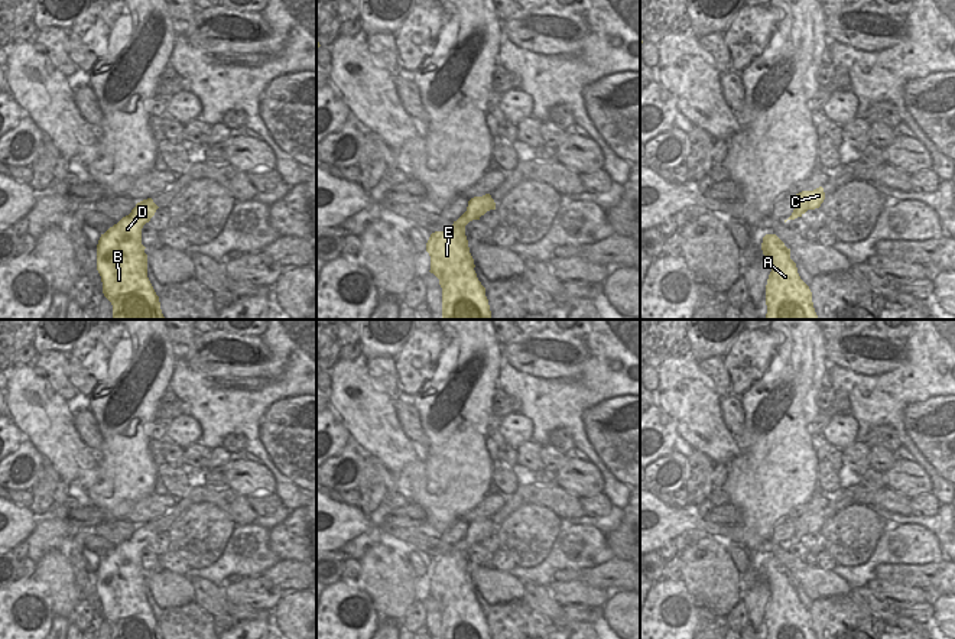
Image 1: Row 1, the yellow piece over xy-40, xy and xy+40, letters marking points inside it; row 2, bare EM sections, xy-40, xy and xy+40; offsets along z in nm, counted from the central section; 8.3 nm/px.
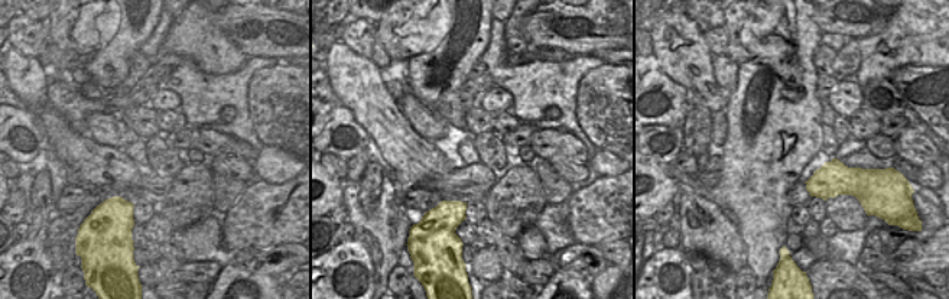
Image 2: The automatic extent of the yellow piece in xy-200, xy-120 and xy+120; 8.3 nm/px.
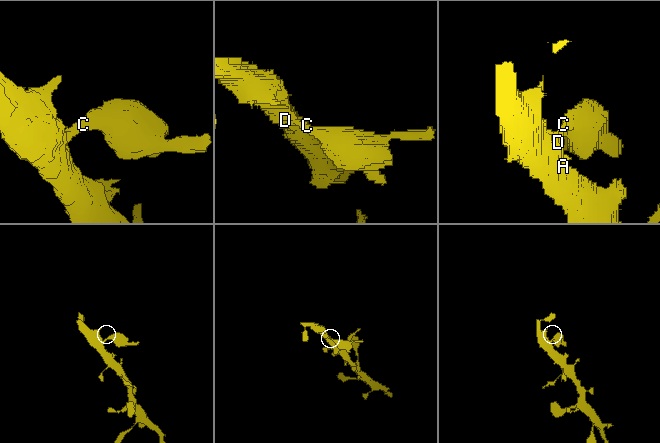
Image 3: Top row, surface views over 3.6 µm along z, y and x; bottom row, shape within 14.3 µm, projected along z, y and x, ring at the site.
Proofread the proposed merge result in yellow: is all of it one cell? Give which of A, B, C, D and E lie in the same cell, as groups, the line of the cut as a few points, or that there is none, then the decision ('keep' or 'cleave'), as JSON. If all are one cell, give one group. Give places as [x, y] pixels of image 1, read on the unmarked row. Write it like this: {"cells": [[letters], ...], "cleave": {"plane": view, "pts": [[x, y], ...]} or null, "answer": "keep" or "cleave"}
{"cells": [["A", "B", "C", "D", "E"]], "cleave": null, "answer": "keep"}

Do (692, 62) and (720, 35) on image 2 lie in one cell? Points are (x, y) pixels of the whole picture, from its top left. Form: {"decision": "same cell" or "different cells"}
{"decision": "different cells"}

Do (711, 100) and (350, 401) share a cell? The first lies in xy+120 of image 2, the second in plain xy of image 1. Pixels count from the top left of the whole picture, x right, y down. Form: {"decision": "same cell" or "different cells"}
{"decision": "same cell"}

